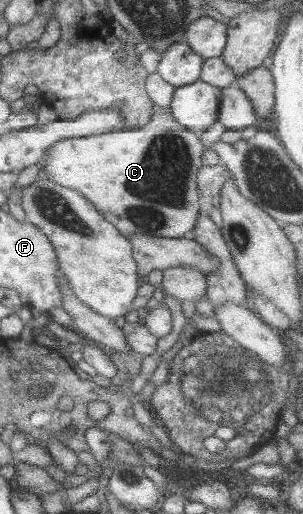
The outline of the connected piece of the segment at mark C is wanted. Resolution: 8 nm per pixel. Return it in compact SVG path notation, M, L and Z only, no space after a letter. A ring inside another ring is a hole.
M168 107L155 109L152 121L136 129L116 129L110 133L72 137L54 143L44 158L42 174L58 184L80 191L105 215L107 220L122 232L122 235L144 233L163 238L183 238L197 227L200 210L198 173L204 165L202 155L206 151L200 135L184 127Z

